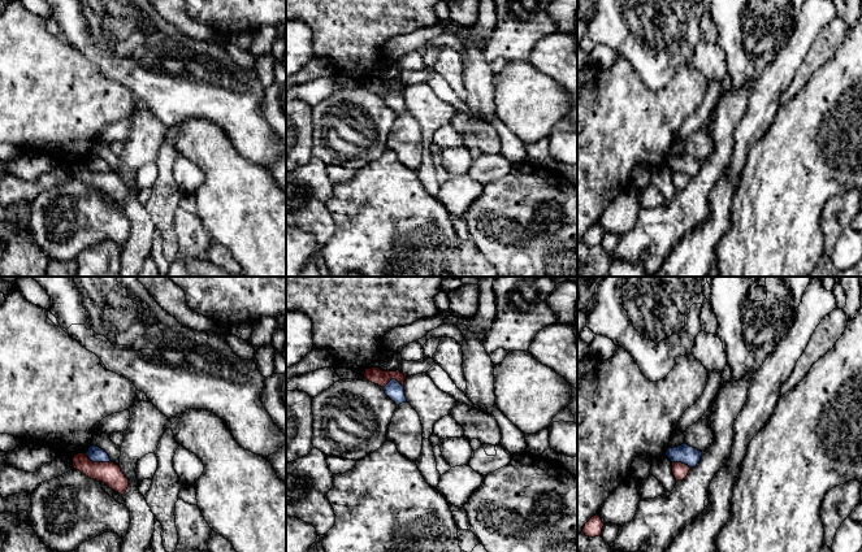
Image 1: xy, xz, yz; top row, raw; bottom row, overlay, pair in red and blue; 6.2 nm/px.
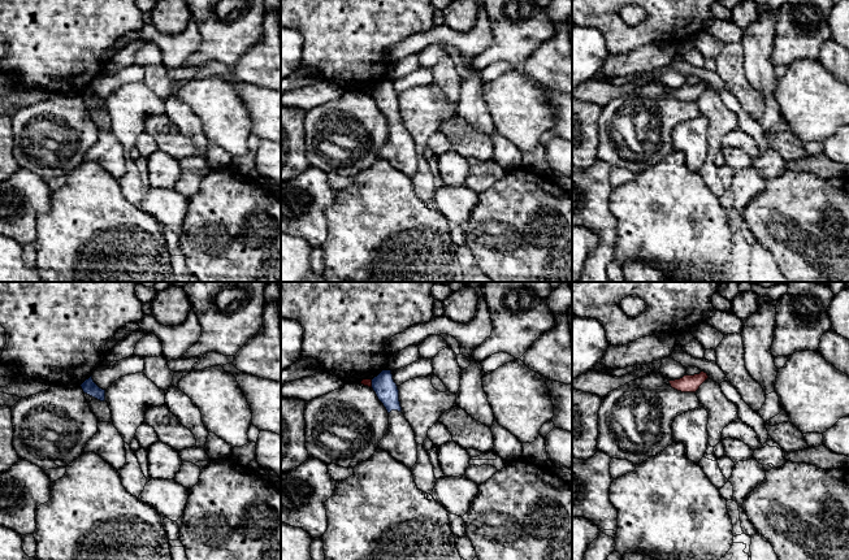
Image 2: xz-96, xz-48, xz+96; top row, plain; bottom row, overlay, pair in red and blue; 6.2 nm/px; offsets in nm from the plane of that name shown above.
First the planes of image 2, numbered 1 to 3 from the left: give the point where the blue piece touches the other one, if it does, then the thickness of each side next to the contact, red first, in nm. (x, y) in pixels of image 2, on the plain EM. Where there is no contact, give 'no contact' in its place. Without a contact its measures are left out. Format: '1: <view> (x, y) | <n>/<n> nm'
1: no contact
2: xz-48 (371, 92) | 50/140 nm
3: no contact

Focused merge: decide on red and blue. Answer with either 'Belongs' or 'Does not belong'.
Does not belong

